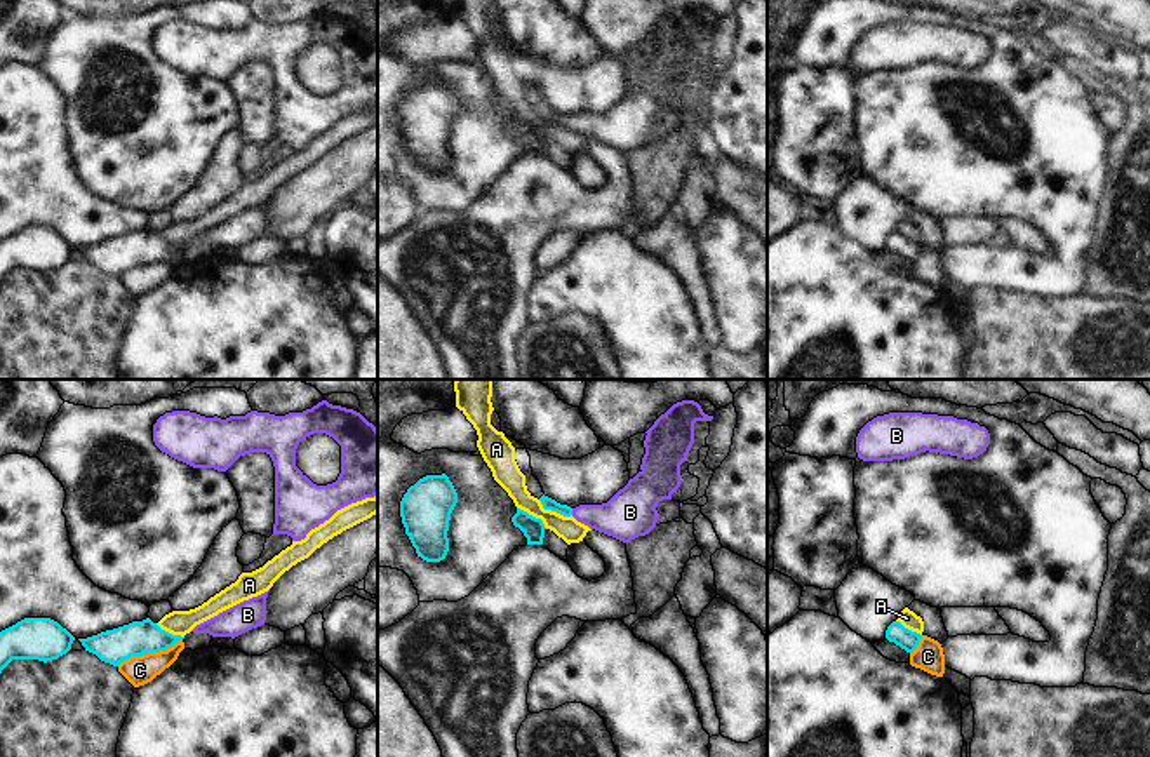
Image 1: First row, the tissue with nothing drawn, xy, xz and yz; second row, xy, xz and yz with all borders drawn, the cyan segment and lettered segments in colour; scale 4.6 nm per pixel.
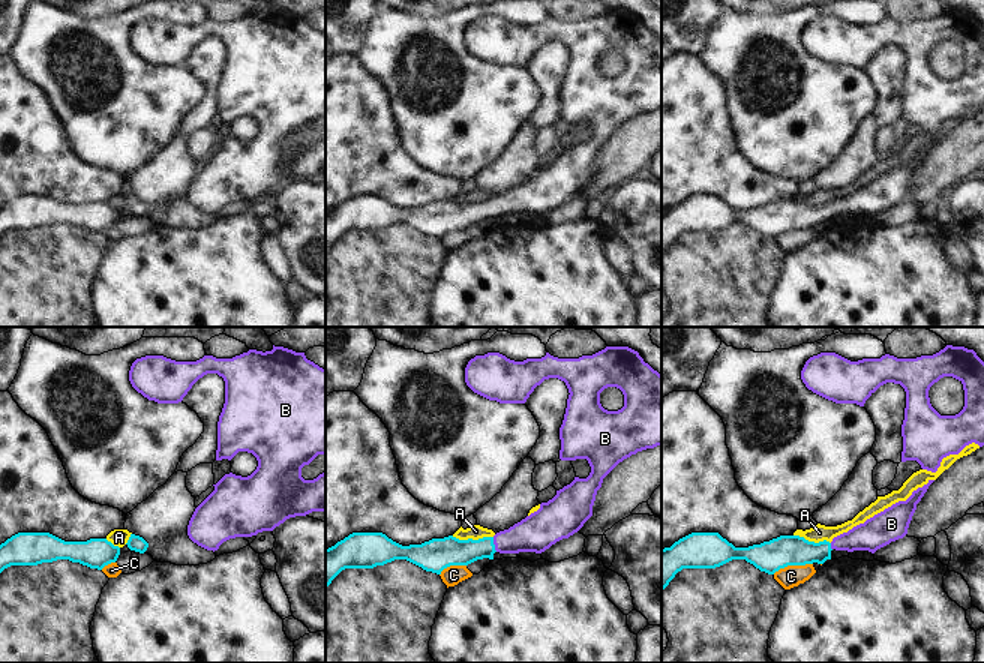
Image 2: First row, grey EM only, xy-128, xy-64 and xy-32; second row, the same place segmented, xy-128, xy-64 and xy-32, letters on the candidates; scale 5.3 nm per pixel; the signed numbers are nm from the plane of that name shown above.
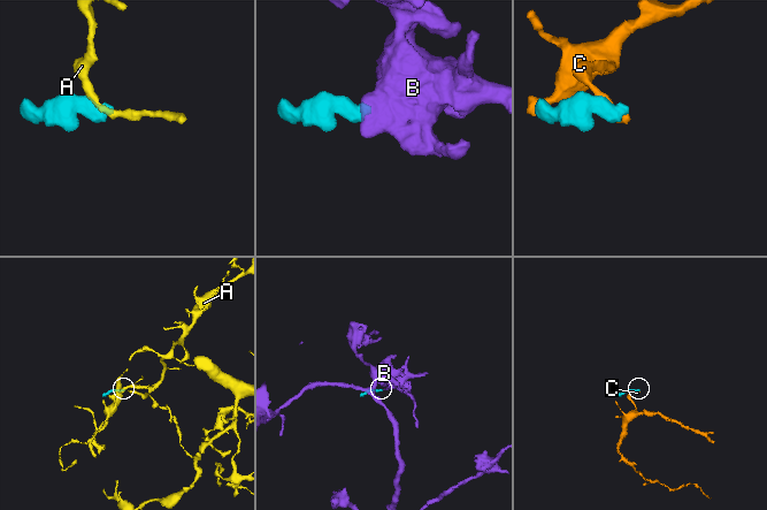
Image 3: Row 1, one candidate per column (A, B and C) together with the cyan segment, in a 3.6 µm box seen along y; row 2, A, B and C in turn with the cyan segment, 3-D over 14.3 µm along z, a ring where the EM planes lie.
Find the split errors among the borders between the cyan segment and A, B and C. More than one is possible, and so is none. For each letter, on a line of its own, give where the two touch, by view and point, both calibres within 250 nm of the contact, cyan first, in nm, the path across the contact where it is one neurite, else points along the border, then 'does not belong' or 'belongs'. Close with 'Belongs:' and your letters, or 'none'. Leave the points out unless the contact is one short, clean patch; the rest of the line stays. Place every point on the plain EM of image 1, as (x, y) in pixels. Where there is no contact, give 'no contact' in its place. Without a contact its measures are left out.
A: meets cyan in xz at (554, 120); 60 nm thick on the cyan side, 110 nm on the other; border along xz (538, 110), (545, 119), (571, 126); does not belong
B: meets cyan in xz at (571, 122); 60 nm thick on the cyan side, 220 nm on the other; runs through xz (548, 113), (571, 122), (625, 126); belongs
C: meets cyan in xy at (148, 261); 160 nm thick on the cyan side, 140 nm on the other; does not belong
Belongs: B

